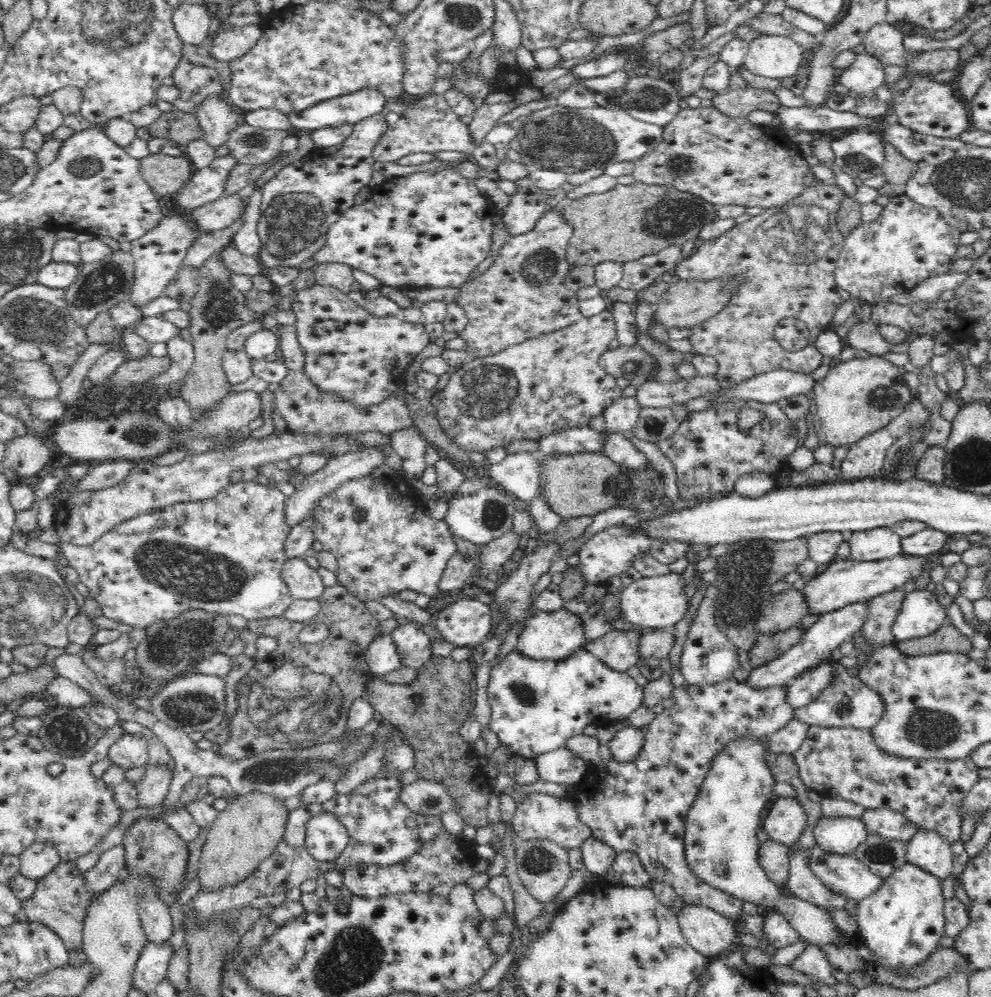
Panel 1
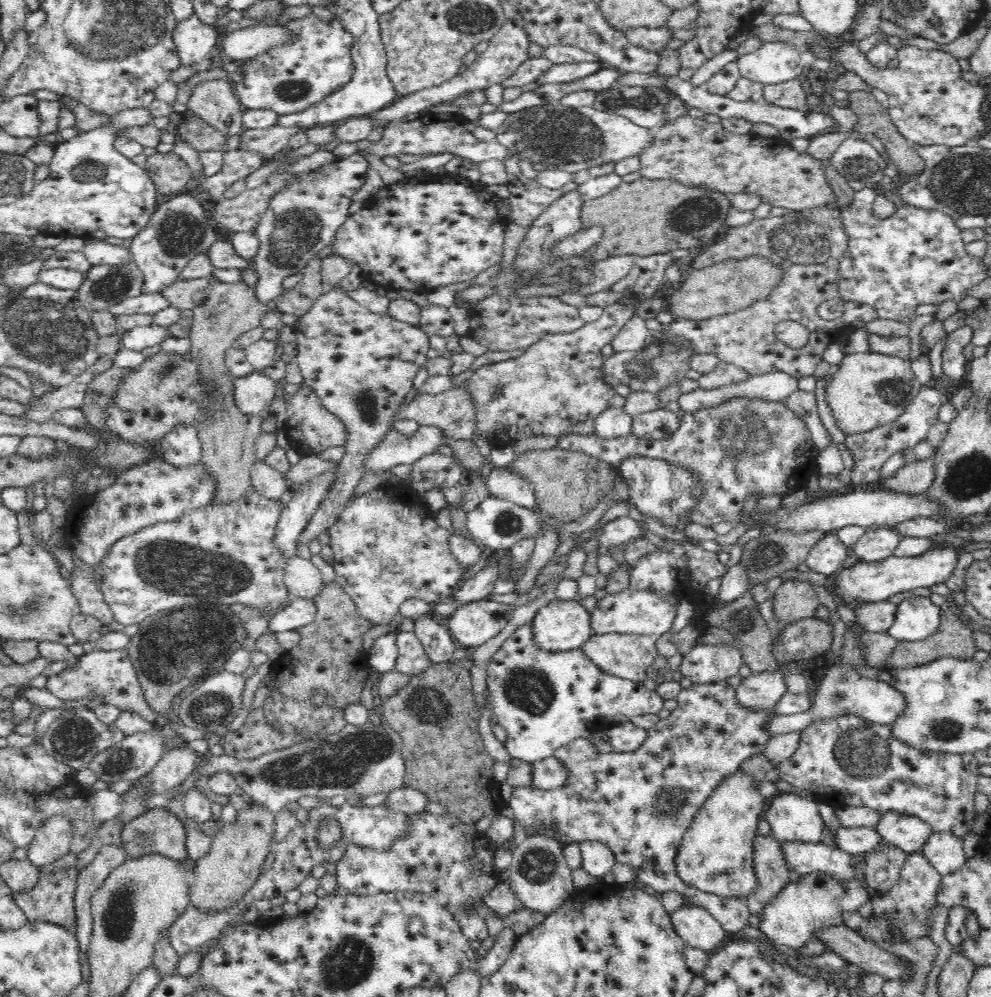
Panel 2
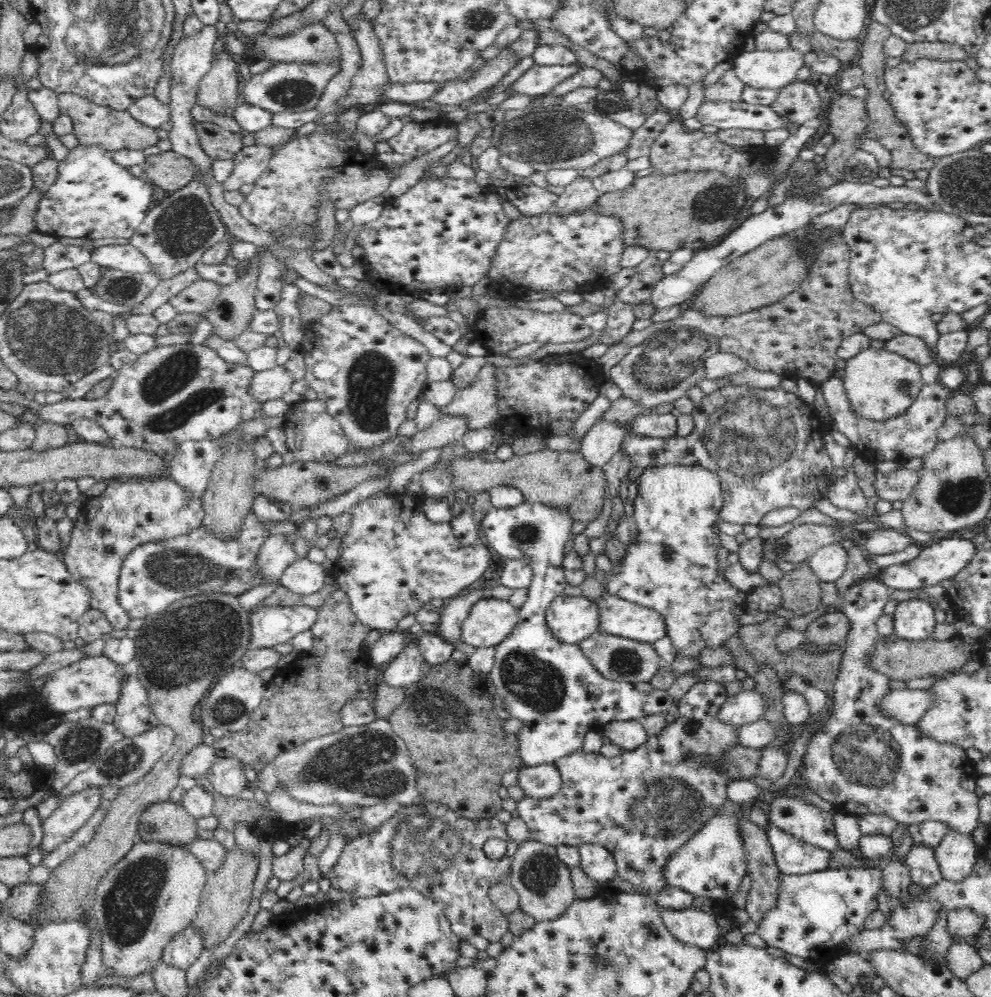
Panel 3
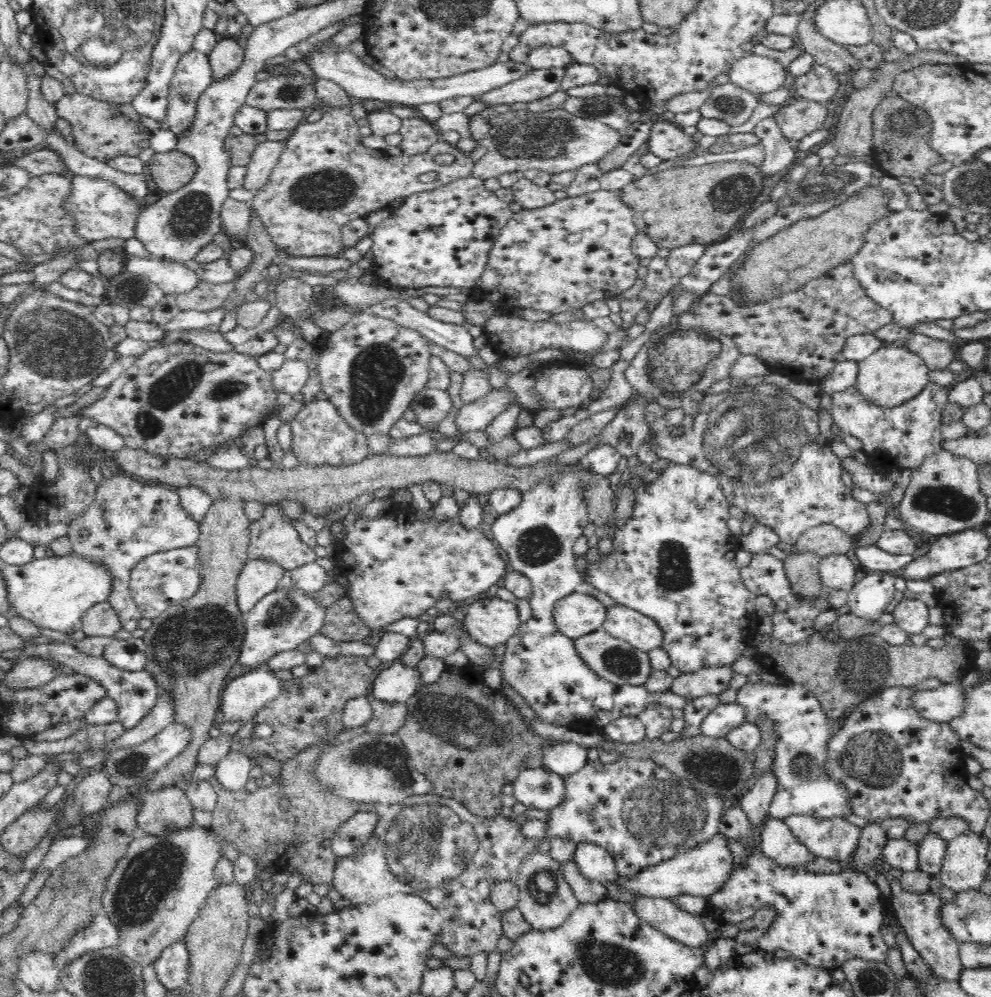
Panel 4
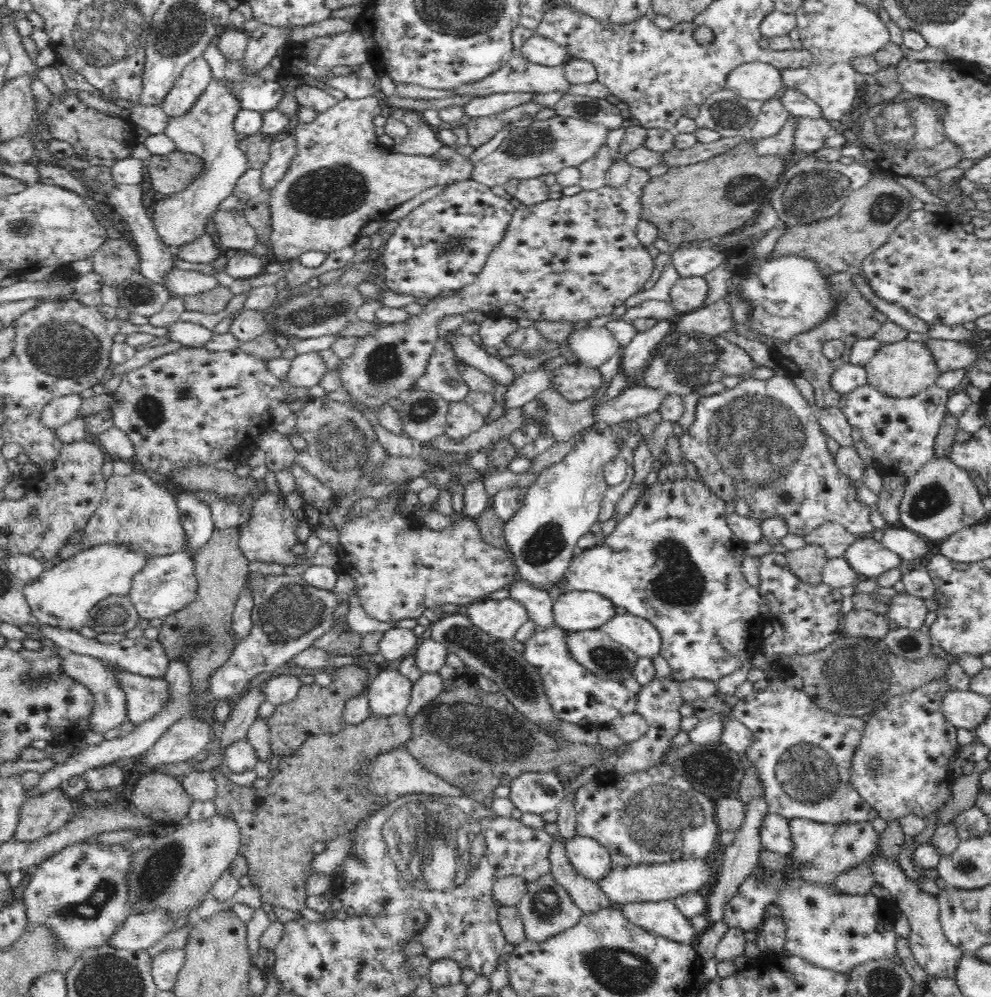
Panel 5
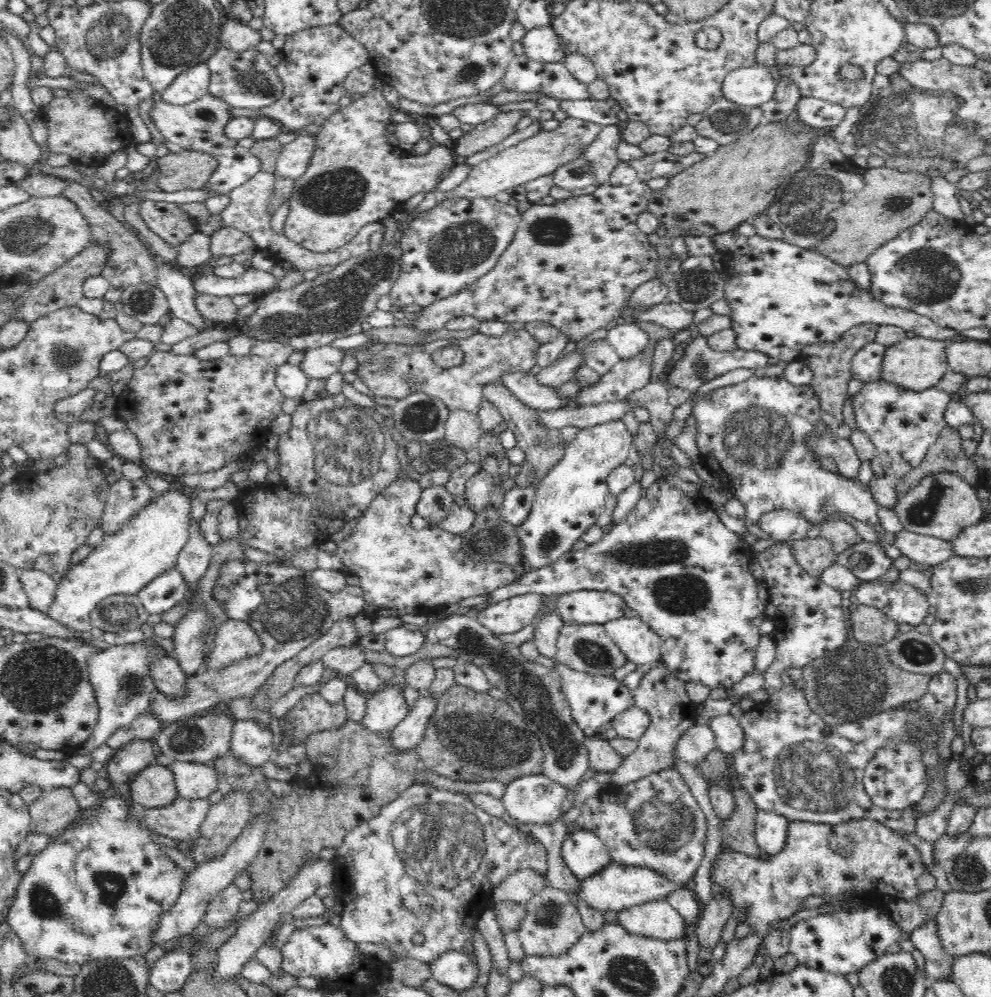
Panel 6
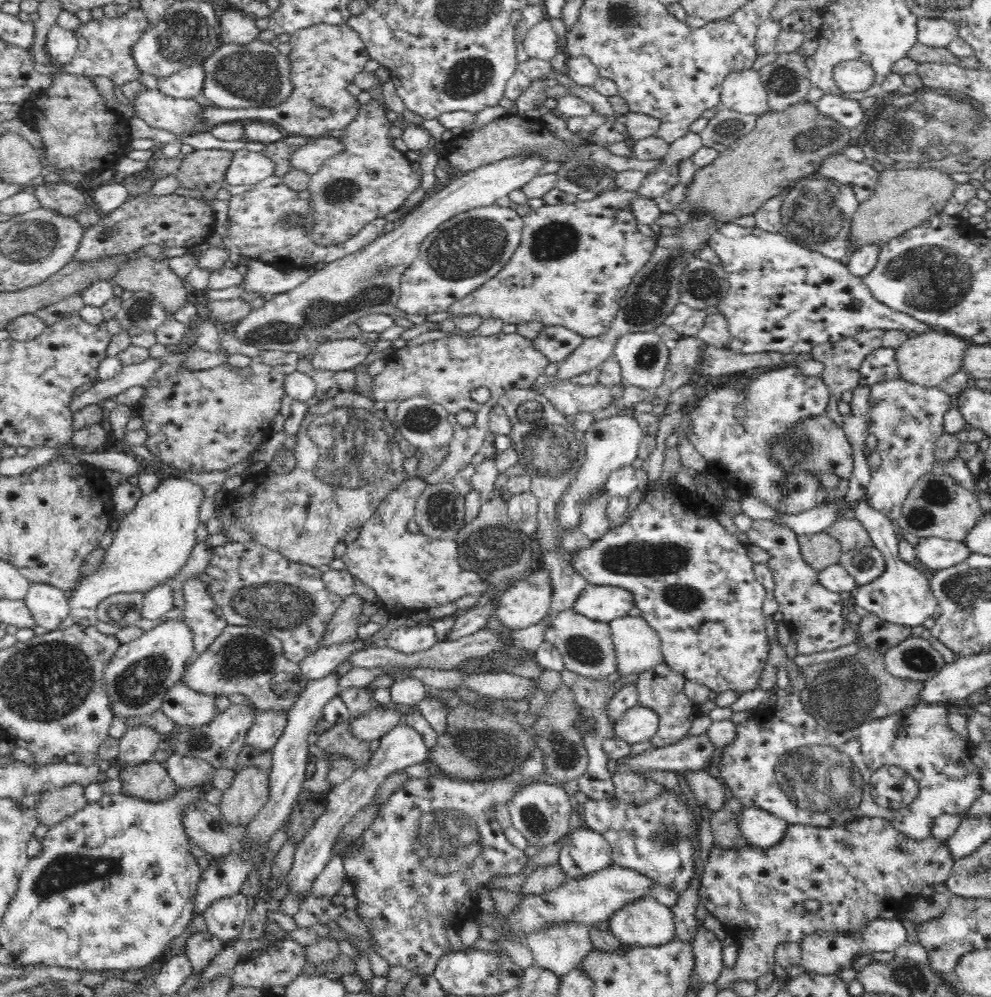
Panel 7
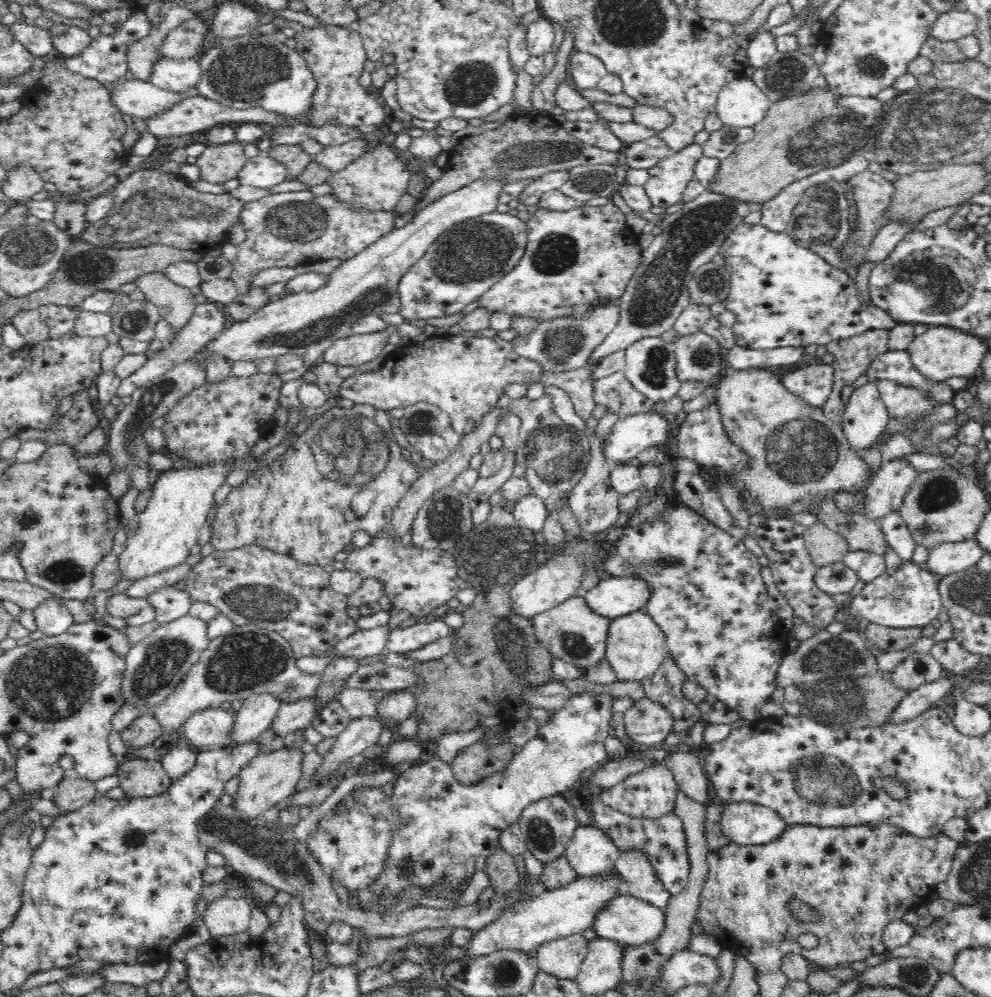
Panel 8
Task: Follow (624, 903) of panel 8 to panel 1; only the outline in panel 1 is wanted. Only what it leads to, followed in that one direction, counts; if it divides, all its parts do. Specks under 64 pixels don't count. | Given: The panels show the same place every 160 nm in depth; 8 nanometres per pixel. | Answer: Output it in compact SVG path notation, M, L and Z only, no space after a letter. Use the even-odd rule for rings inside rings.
M692 903L677 913L677 919L688 944L709 960L735 948L736 922L720 911Z

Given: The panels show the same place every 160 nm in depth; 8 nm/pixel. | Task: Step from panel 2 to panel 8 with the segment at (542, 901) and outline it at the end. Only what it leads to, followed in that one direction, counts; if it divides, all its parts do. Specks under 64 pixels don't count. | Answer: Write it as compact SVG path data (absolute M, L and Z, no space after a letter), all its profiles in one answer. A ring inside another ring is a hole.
M582 933L552 939L537 947L540 971L556 978L575 980L589 949L589 940Z

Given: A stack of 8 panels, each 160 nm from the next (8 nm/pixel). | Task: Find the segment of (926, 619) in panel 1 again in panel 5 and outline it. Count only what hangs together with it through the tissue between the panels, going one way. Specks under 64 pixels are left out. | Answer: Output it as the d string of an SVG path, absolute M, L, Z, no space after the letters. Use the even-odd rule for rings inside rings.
M906 592L897 593L889 604L888 619L894 620L900 627L918 630L924 624L924 618L929 612L924 605L924 599L912 596Z

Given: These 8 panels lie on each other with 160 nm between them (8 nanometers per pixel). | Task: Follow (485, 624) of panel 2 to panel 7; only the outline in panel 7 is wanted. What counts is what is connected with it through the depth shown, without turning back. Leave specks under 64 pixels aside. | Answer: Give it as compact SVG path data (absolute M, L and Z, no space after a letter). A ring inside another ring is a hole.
M535 568L503 591L493 616L505 629L517 631L543 619L551 598L548 570Z

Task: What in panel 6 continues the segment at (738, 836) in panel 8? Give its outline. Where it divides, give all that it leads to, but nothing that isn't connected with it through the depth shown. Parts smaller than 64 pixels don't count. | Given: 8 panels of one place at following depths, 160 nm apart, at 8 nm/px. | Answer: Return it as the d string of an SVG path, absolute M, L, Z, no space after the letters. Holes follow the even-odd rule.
M758 809L755 818L755 840L761 849L775 855L786 846L790 820L783 814Z

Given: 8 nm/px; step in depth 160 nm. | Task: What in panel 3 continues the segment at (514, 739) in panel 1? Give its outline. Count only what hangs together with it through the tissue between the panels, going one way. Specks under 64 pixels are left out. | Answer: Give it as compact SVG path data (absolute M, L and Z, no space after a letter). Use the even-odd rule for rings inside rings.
M528 501L514 507L490 508L479 522L479 530L484 535L484 543L487 547L490 546L493 551L506 559L526 555L533 570L526 602L517 609L519 621L512 632L497 644L495 661L489 674L508 717L522 722L522 728L516 732L516 741L518 758L525 767L556 764L562 756L578 750L583 745L588 732L601 732L609 722L637 721L651 715L666 714L676 704L668 692L659 690L648 682L631 683L604 678L582 652L580 645L560 644L547 629L545 610L567 587L563 560L566 542L572 534L572 524L573 521L570 520L567 512Z

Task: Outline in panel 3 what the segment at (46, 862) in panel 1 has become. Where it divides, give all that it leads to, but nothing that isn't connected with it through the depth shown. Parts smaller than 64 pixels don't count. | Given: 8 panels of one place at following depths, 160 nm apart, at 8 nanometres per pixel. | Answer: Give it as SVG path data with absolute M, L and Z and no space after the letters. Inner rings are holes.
M101 787L85 788L62 798L59 807L42 824L44 836L39 845L42 857L56 850L85 826L101 800Z

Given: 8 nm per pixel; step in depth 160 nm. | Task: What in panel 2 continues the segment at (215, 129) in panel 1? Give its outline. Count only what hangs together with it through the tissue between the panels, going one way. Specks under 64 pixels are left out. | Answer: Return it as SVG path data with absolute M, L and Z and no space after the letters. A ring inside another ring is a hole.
M229 77L225 80L200 82L187 102L189 111L198 115L224 136L234 136L244 130L241 102L236 98Z

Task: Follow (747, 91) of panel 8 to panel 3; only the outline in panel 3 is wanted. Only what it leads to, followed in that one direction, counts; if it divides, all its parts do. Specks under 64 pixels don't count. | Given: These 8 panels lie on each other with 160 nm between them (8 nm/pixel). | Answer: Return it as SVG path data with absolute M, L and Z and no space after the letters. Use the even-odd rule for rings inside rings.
M790 47L784 50L742 50L732 58L732 66L745 85L757 89L779 89L796 80L798 70L804 66L804 54Z

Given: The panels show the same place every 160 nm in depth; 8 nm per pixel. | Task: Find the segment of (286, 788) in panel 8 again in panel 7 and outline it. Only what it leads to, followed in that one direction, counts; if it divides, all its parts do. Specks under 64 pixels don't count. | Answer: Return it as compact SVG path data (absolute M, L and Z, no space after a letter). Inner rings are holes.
M256 766L236 772L234 780L229 788L222 795L219 805L219 813L222 820L228 825L246 826L258 814L261 806L264 806L268 798L268 778L270 774Z

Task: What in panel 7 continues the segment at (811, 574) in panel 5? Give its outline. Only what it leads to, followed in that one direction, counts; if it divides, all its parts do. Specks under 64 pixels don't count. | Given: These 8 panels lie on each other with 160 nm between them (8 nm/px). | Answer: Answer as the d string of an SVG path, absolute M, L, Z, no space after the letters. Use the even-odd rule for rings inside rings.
M825 531L810 536L799 536L798 542L803 559L814 570L820 572L827 566L839 564L841 546L838 540Z

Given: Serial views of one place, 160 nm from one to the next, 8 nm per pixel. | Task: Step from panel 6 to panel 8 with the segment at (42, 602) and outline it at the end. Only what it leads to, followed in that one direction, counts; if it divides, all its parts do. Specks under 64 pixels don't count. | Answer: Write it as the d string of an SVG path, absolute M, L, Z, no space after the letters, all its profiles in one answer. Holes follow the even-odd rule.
M54 599L40 604L32 613L35 615L37 629L46 637L64 634L74 624L72 613Z

